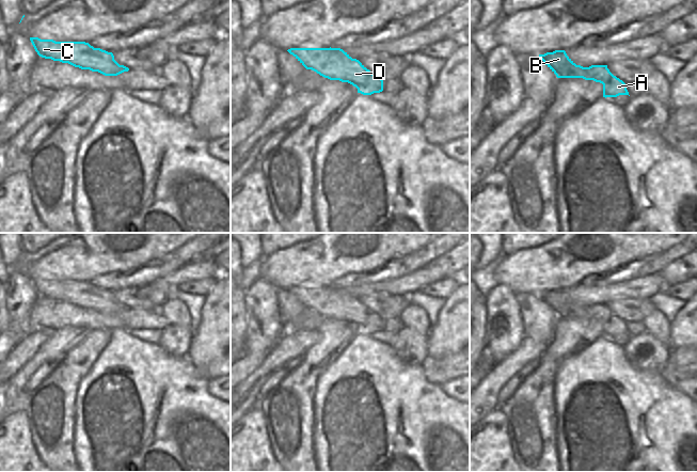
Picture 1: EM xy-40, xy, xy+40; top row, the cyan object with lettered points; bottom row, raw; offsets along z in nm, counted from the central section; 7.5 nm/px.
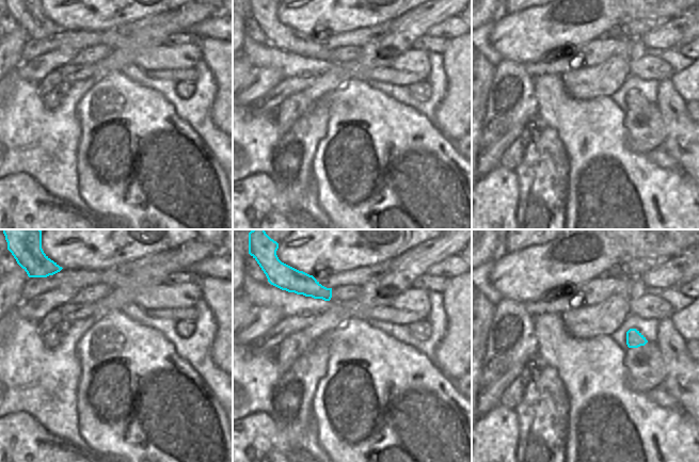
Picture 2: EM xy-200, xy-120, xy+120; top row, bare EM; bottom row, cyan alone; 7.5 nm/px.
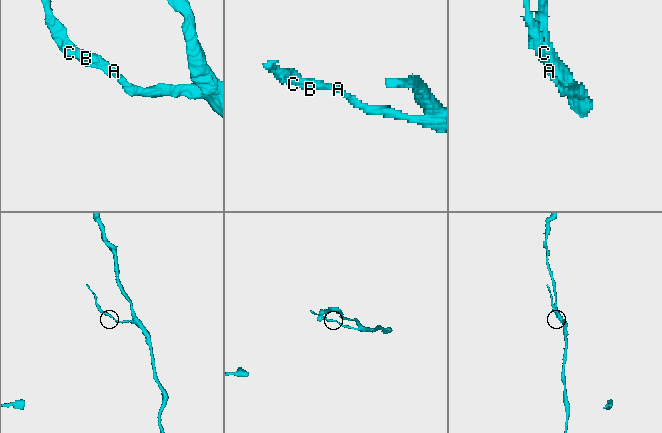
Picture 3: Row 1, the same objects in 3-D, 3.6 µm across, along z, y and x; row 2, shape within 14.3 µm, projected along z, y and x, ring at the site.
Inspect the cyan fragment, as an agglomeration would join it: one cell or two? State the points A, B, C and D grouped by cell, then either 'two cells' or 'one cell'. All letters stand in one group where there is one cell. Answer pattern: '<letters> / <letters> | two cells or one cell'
A B C D | one cell

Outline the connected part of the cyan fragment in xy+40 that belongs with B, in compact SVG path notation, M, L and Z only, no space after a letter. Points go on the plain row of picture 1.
M555 289L539 294L541 300L556 314L557 317L583 317L603 324L603 336L629 334L625 322L614 315L607 304L576 304L565 289Z

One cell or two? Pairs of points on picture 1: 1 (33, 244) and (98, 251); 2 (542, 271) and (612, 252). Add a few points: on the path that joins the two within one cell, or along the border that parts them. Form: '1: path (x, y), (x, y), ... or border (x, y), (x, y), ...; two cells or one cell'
1: border (49, 244), (31, 254), (25, 255); two cells
2: path (559, 264), (565, 262), (595, 262); one cell

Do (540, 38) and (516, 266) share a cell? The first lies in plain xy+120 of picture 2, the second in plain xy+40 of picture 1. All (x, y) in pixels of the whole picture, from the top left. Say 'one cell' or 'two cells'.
one cell

